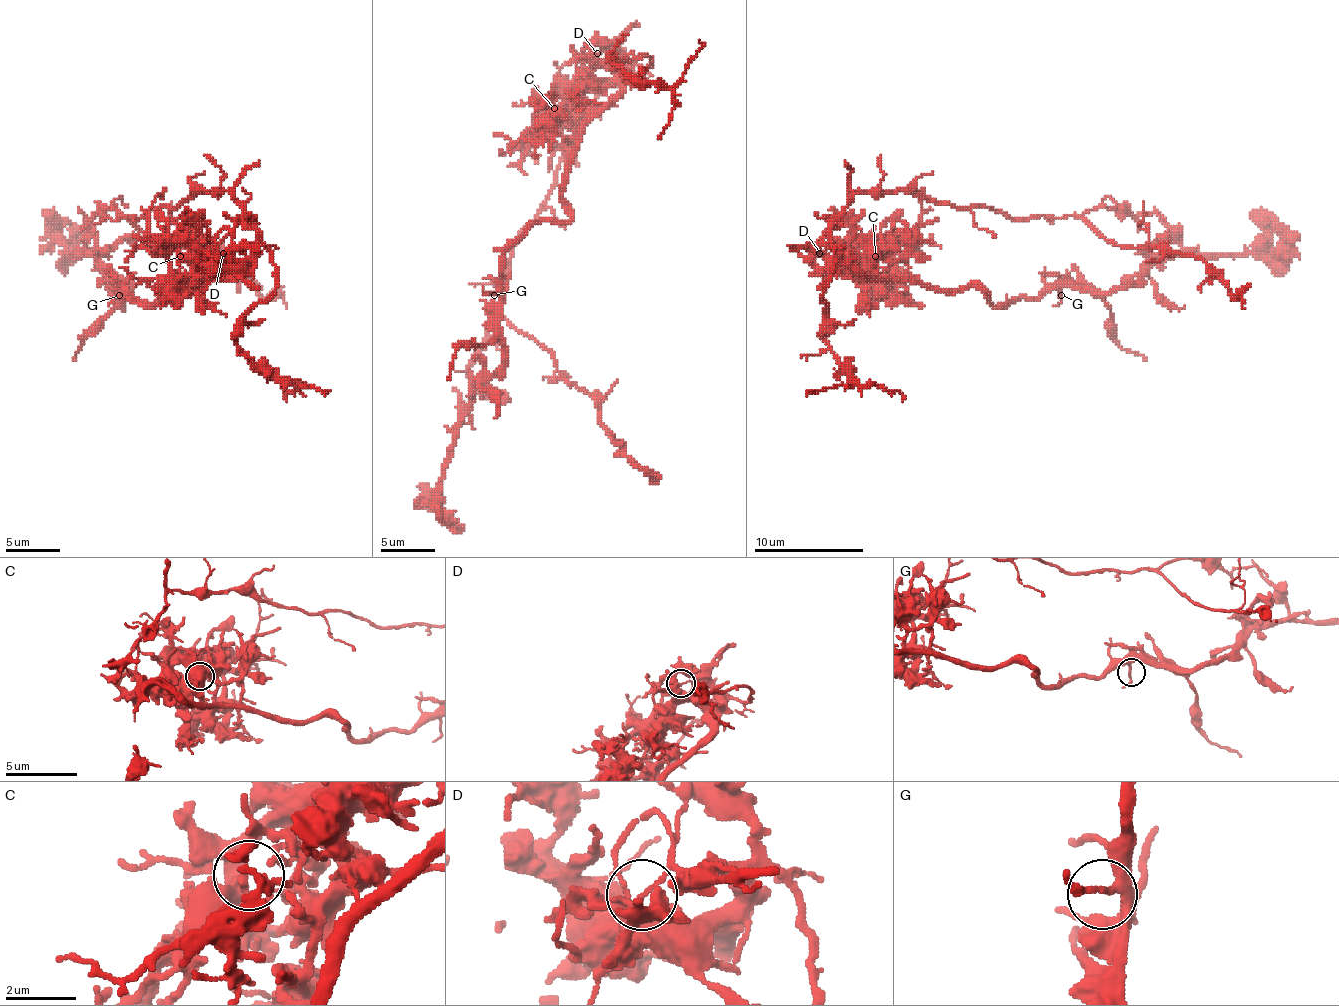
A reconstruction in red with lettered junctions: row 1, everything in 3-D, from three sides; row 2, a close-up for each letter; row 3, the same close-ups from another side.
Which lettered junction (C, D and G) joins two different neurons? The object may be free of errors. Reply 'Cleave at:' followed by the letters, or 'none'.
Cleave at: D

